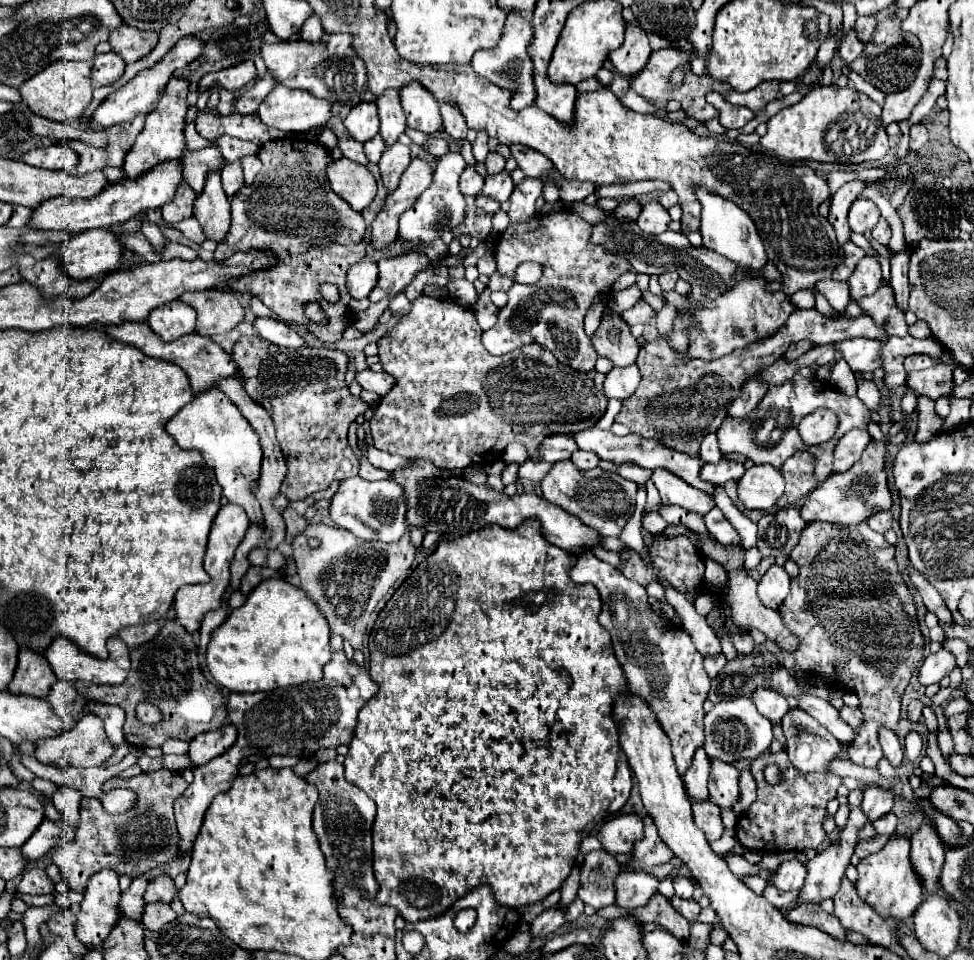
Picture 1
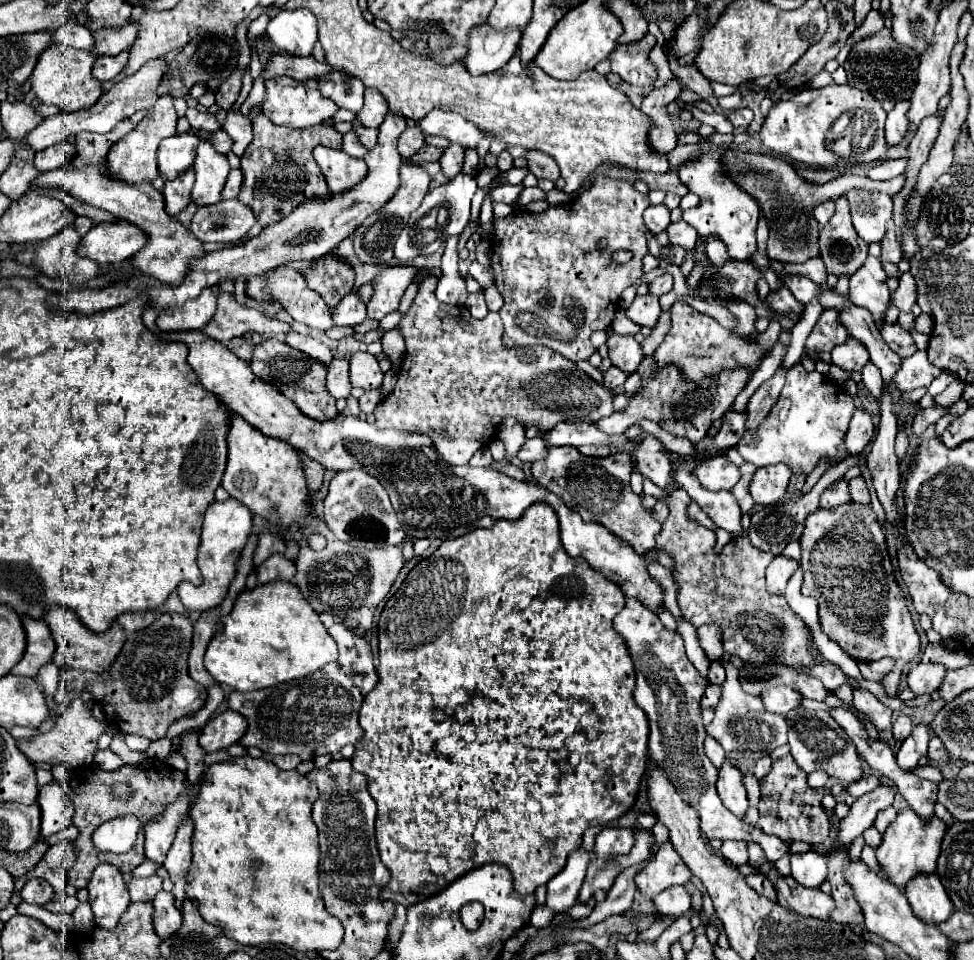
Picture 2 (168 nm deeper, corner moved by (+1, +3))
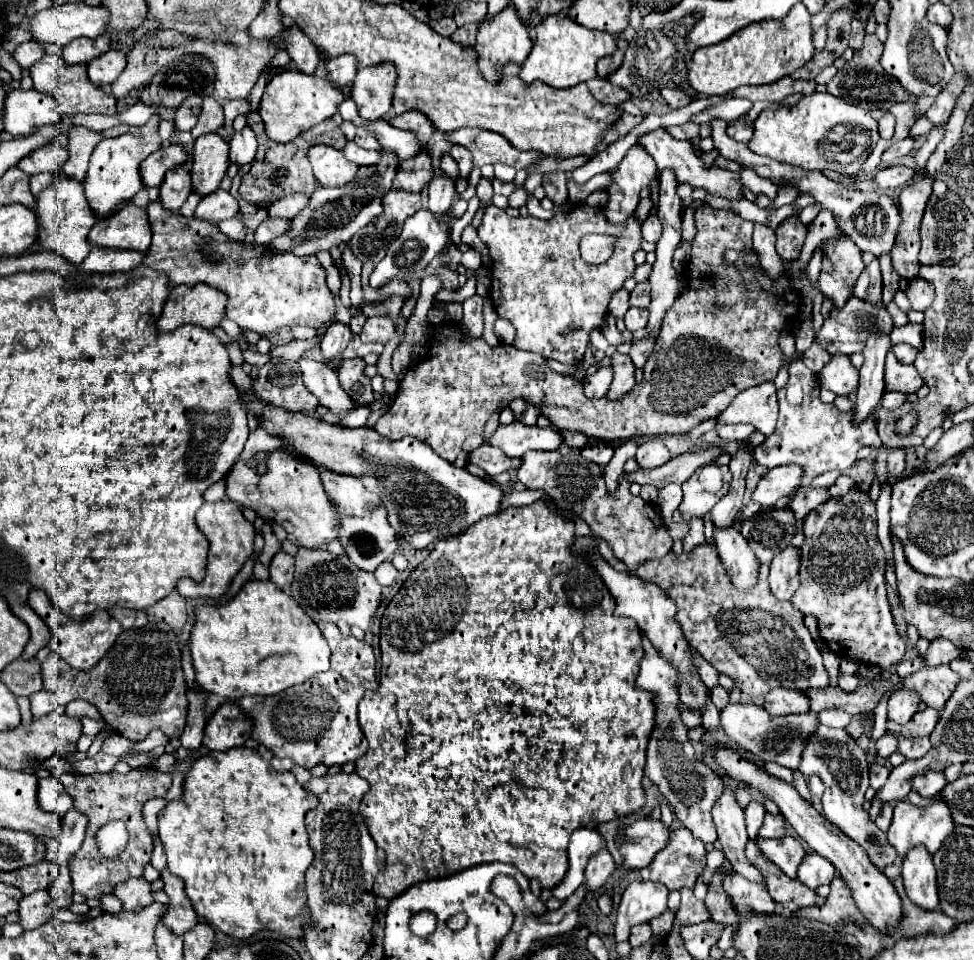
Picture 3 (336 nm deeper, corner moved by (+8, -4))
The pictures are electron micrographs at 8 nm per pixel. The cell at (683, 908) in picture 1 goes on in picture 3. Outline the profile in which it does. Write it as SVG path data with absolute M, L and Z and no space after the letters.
M632 882L622 892L616 914L616 942L624 942L630 936L630 930L638 924L644 924L662 912L666 912L668 890L664 884L654 882Z

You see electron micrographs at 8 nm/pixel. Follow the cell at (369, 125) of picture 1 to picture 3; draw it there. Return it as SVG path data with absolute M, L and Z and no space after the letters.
M380 64L374 68L358 70L358 76L352 84L350 98L358 106L358 114L364 120L378 120L392 108L392 88L394 88L394 64Z

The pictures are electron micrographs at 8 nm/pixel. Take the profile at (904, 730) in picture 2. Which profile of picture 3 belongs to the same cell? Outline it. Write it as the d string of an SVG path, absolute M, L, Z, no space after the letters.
M884 734L880 740L876 740L876 754L880 758L888 758L892 752L896 752L896 746L898 746L898 740L894 736Z

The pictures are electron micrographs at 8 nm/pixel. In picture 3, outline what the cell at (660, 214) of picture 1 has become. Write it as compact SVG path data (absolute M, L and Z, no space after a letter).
M650 214L650 218L642 224L642 236L646 242L658 242L662 236L662 224L656 214Z

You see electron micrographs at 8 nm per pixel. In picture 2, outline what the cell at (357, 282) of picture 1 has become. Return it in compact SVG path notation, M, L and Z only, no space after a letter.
M351 291L335 305L333 321L337 327L355 327L367 317L365 311L365 303L359 299L357 291Z

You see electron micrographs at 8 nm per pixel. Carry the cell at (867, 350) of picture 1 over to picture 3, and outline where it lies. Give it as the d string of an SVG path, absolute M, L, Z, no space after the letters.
M834 356L818 378L822 388L836 396L850 396L858 388L858 370L850 364L848 356Z

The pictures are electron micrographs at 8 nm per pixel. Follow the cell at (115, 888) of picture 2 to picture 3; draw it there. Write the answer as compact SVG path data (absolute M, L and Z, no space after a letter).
M112 894L102 896L100 904L102 904L102 912L108 912L108 914L118 914L122 910L122 902Z

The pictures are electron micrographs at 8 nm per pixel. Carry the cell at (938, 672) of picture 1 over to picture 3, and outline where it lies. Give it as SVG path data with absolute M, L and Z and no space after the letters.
M896 692L888 700L888 720L904 726L912 720L912 716L918 712L920 700L912 692Z

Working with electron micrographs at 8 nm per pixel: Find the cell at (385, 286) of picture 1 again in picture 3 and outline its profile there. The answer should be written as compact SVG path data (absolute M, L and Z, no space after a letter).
M368 318L364 328L362 328L362 342L364 344L370 344L370 342L380 342L380 344L386 344L390 338L394 336L394 324L390 318Z

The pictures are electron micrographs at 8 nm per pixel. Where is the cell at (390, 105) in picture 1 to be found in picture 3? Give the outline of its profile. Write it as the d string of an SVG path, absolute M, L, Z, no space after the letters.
M384 152L384 158L376 166L360 168L356 178L342 188L316 188L310 200L310 206L304 208L298 216L292 218L292 230L278 236L270 242L272 252L292 250L298 256L316 254L318 250L330 250L340 242L348 242L356 232L360 232L366 224L376 220L382 212L382 196L392 188L392 180L396 174L398 160L390 152Z

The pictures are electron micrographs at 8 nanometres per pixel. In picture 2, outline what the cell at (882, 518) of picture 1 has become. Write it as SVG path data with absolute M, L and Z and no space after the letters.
M855 477L849 481L849 491L851 491L851 497L855 503L861 503L861 505L869 505L871 503L871 497L869 497L869 489L867 489L867 483L863 477Z

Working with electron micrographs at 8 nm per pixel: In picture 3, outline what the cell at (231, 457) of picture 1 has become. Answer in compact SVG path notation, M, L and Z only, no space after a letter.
M284 450L270 452L268 472L262 476L256 472L254 460L238 460L228 474L226 496L256 510L268 520L272 518L276 524L284 526L288 536L296 538L304 548L318 550L328 542L338 540L338 514L326 496L318 470L312 468L312 464L300 464Z

